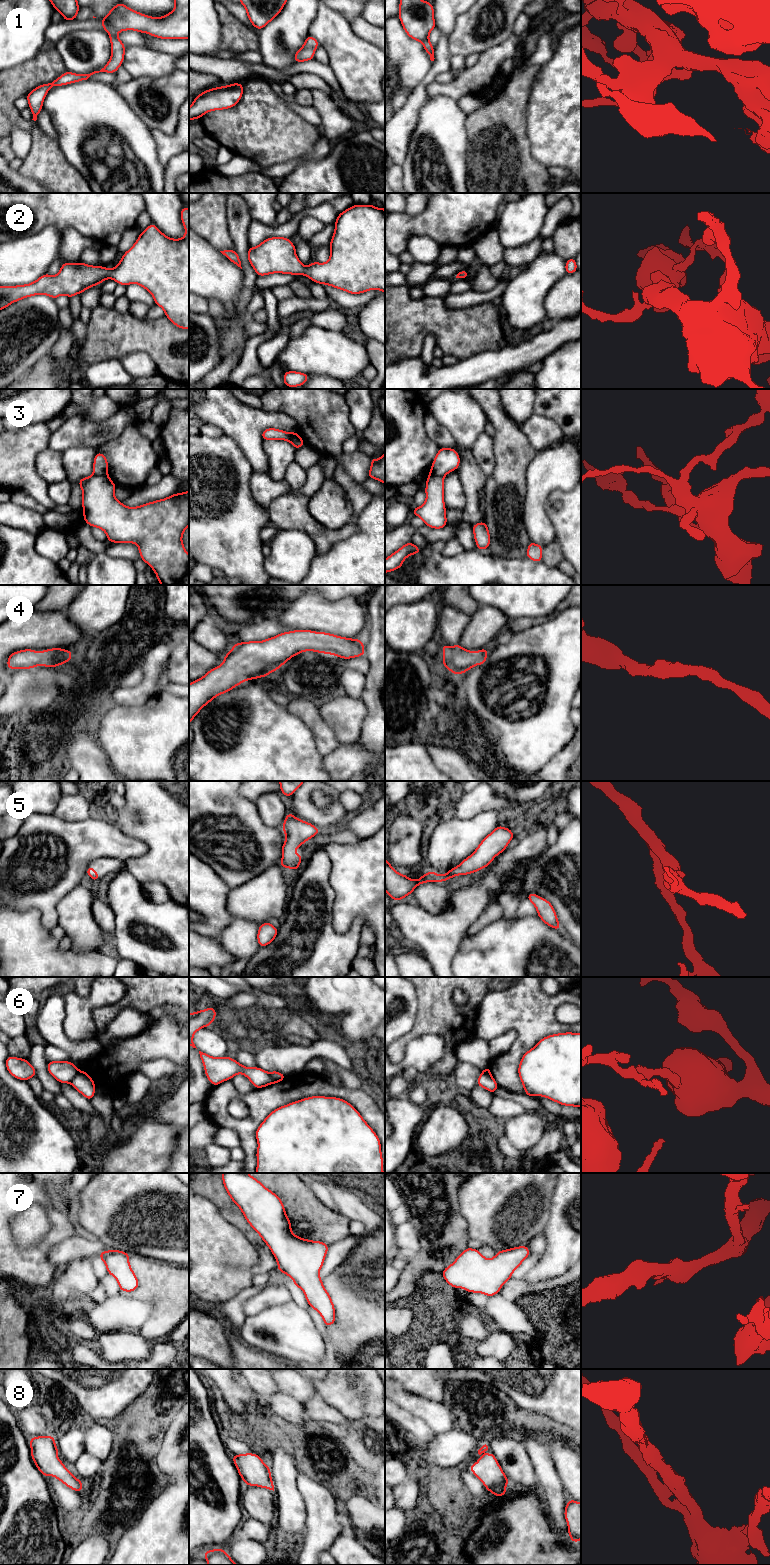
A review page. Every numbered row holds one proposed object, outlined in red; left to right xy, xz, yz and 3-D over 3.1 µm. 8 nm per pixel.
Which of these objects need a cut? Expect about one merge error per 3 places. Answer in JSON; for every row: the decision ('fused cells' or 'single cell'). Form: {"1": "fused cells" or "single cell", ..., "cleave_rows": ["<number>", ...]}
{"1": "single cell", "2": "single cell", "3": "fused cells", "4": "single cell", "5": "single cell", "6": "fused cells", "7": "single cell", "8": "single cell", "cleave_rows": ["3", "6"]}

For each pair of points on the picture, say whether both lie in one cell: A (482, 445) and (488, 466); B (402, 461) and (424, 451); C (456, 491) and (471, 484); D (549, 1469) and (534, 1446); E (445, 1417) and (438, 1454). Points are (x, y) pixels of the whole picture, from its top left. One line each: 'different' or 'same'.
A: same
B: same
C: different
D: same
E: different

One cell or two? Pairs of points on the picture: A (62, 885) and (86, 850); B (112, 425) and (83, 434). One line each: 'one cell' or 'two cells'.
A: one cell
B: one cell

